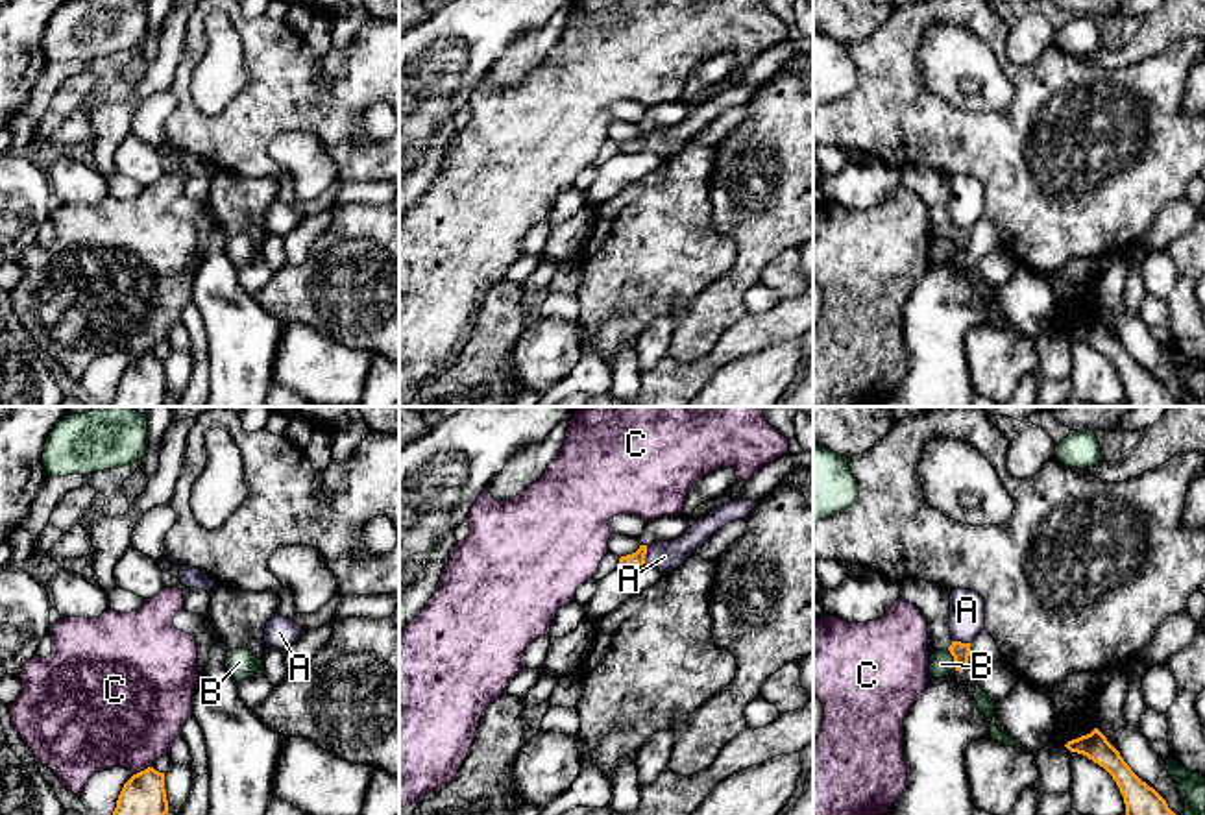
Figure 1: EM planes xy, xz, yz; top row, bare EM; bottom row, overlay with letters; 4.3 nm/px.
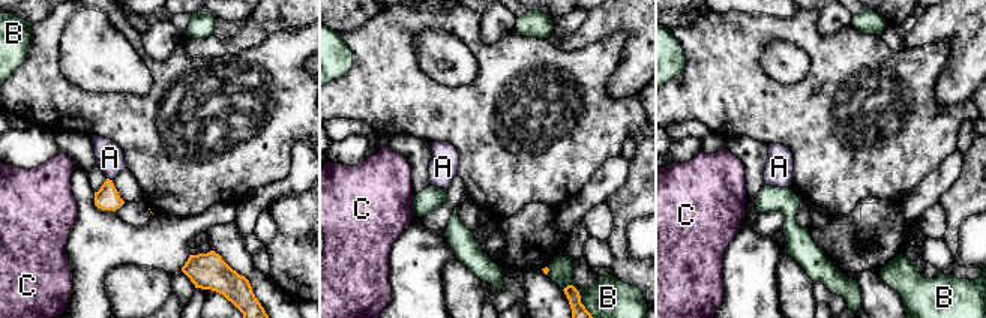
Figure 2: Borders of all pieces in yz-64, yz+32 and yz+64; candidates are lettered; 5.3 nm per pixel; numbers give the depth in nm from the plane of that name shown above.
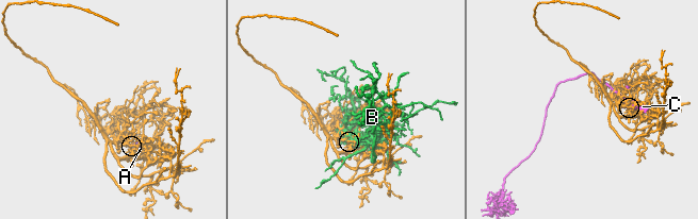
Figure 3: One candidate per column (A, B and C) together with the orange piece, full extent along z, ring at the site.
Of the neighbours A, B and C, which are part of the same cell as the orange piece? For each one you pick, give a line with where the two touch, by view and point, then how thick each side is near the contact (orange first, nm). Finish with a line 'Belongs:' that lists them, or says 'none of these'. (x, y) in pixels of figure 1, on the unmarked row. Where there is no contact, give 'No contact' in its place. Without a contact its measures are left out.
Belongs: none of these

